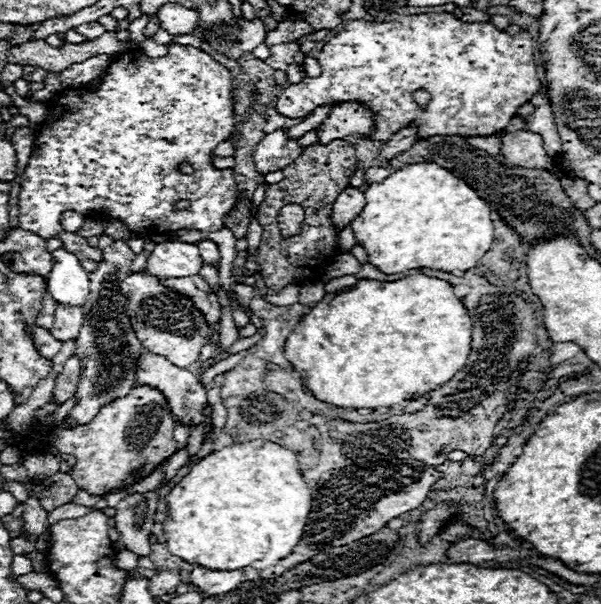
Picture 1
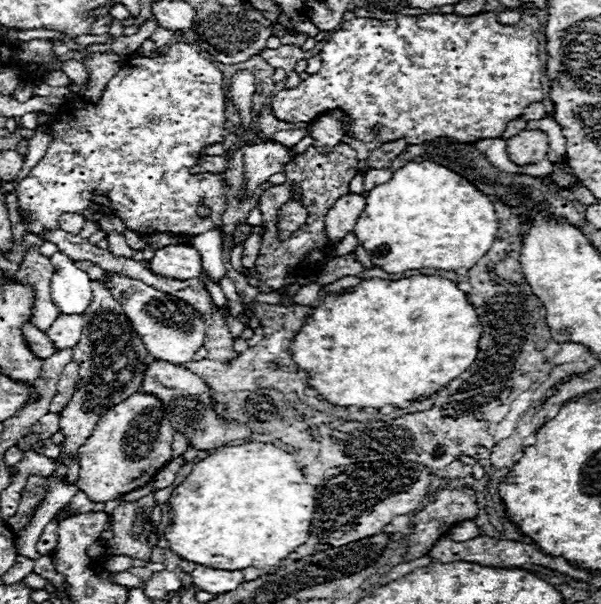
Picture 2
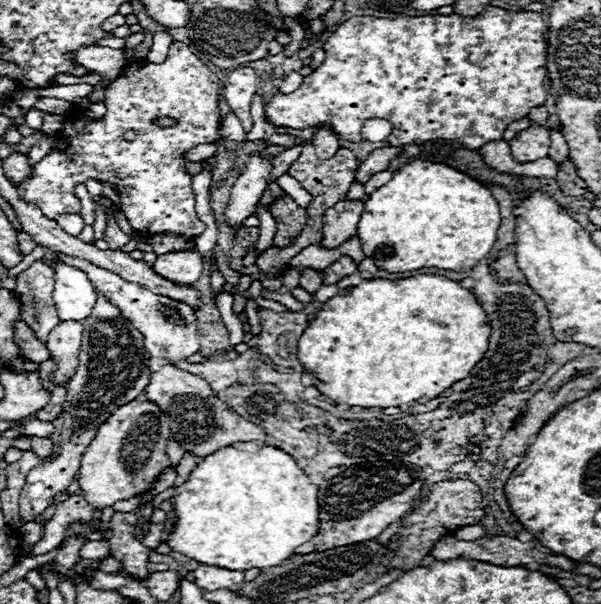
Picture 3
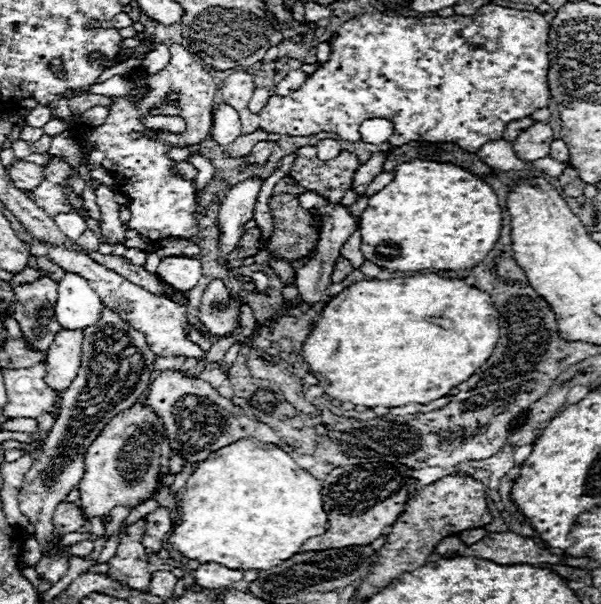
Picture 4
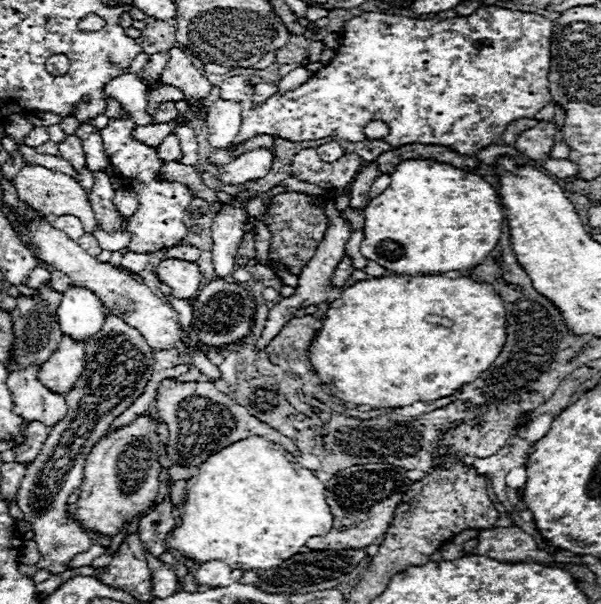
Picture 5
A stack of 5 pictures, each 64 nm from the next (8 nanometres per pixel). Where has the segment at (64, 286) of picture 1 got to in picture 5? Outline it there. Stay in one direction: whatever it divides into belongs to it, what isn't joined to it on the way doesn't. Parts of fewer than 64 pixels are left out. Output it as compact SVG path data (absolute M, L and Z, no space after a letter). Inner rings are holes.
M78 284L70 286L66 292L62 292L62 300L58 304L58 324L62 334L86 340L104 324L102 302L90 288Z

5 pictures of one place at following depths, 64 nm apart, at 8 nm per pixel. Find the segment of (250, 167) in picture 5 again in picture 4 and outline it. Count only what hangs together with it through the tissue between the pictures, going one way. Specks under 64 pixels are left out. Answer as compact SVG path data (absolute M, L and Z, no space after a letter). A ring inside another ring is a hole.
M258 142L258 144L252 148L252 154L250 154L248 162L250 162L250 164L265 164L272 148L274 148L274 142Z

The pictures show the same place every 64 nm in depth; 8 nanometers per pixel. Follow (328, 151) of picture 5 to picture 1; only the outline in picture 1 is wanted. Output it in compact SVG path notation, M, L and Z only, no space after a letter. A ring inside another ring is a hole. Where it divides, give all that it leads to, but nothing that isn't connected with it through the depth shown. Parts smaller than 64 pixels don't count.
M338 104L318 130L322 144L344 136L366 138L374 130L374 112L362 108L362 104Z

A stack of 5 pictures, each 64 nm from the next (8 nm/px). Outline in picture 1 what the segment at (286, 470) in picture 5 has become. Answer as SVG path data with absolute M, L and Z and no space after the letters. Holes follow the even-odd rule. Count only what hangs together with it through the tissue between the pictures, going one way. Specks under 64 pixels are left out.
M270 440L236 442L196 462L192 470L166 496L168 520L164 522L168 552L212 570L240 570L246 566L264 570L286 558L300 542L312 496L304 484L294 452Z

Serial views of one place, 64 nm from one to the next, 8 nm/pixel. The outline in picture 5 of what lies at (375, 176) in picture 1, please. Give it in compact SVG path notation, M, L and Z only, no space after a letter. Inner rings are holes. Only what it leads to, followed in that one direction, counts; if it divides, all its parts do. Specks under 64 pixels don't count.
M380 174L380 176L372 182L372 186L370 186L370 198L382 194L388 186L390 186L390 174Z

